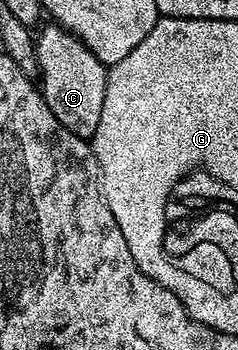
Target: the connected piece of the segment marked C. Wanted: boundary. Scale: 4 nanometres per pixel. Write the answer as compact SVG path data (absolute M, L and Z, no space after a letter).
M55 22L39 33L35 33L36 66L38 69L38 87L44 94L46 106L50 106L50 114L70 130L78 138L91 141L98 130L98 118L102 118L102 102L106 99L106 82L108 68L81 42L77 36L67 32Z

